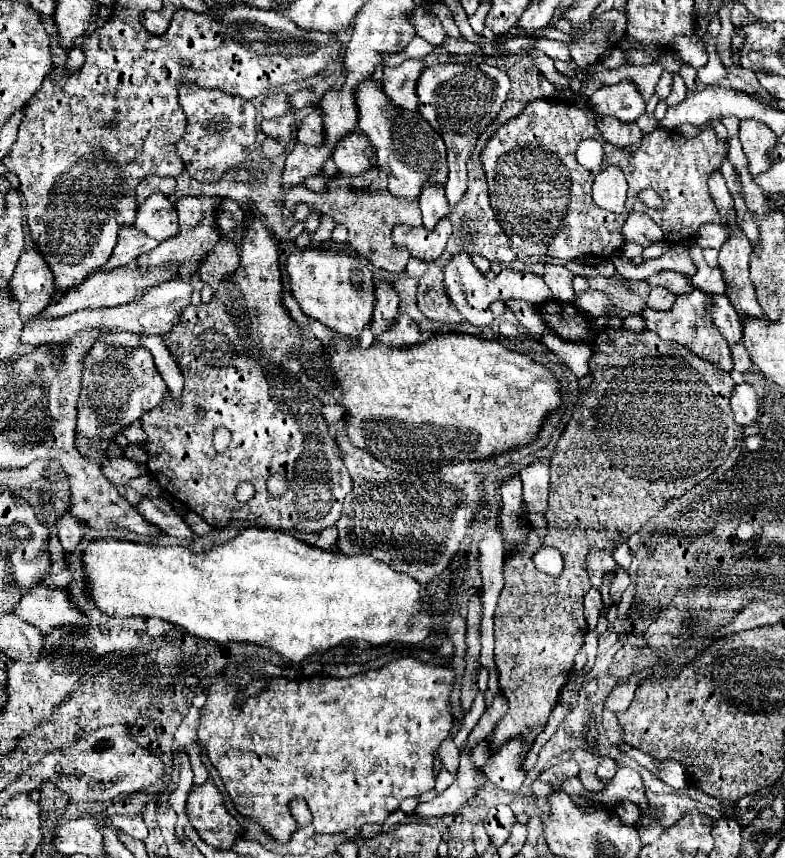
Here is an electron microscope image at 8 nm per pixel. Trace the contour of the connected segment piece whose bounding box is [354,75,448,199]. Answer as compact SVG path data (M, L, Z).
M374 75L356 85L354 97L358 107L358 129L376 147L378 167L388 173L388 189L392 195L402 199L418 199L420 185L424 181L436 181L438 185L444 185L448 175L448 165L444 161L446 145L418 111L392 105L390 97L384 93L382 81L376 81Z

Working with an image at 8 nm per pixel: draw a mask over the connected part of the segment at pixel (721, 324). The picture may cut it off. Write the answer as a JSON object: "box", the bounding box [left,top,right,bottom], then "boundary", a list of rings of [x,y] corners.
{"box":[706,293,742,343],"boundary":[[[712,293],[706,305],[708,315],[712,317],[714,325],[720,329],[728,343],[738,343],[742,339],[742,323],[736,309],[730,305],[726,293]]]}

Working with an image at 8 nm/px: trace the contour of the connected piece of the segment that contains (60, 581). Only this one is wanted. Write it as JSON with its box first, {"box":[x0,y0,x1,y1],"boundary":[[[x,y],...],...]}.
{"box":[41,570,72,587],"boundary":[[[63,570],[60,573],[54,573],[49,577],[44,578],[41,581],[41,585],[55,586],[55,587],[66,587],[72,581],[72,576],[68,570]]]}

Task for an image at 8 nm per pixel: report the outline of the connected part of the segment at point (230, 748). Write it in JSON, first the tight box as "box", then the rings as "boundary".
{"box":[198,657,456,841],"boundary":[[[248,657],[242,663],[236,663],[236,665],[228,665],[226,667],[228,681],[234,683],[234,685],[238,685],[238,687],[240,685],[246,687],[256,675],[276,677],[274,679],[274,687],[270,691],[260,693],[258,697],[248,699],[242,709],[234,705],[234,689],[230,689],[224,679],[216,679],[208,687],[206,705],[200,709],[202,711],[202,719],[200,719],[200,725],[198,725],[198,739],[204,745],[204,749],[206,749],[208,757],[210,757],[210,761],[212,761],[212,765],[220,771],[220,777],[224,781],[226,791],[228,791],[232,803],[236,805],[238,813],[256,819],[264,827],[264,831],[268,831],[274,839],[286,841],[286,839],[290,839],[290,835],[296,829],[296,821],[292,819],[292,815],[288,811],[288,803],[294,797],[304,797],[306,799],[306,803],[308,803],[308,807],[312,811],[314,829],[318,833],[340,833],[340,831],[344,831],[348,827],[362,827],[366,823],[384,823],[386,817],[392,811],[398,809],[398,805],[400,805],[402,799],[406,799],[406,797],[418,797],[420,793],[434,789],[436,777],[432,773],[432,763],[434,763],[432,753],[448,737],[450,727],[452,727],[452,721],[454,721],[454,717],[452,717],[452,705],[450,705],[450,695],[452,695],[452,685],[454,685],[456,673],[454,673],[452,667],[428,665],[428,663],[422,663],[416,657],[400,657],[400,659],[390,661],[388,665],[384,665],[380,669],[366,671],[366,673],[358,673],[358,675],[352,675],[350,679],[336,679],[336,677],[330,677],[330,675],[314,675],[314,677],[302,679],[302,681],[286,681],[286,679],[280,679],[280,675],[282,675],[282,669],[280,667],[276,667],[276,665],[272,665],[272,663],[264,661],[264,659],[254,659],[254,657]]]}

